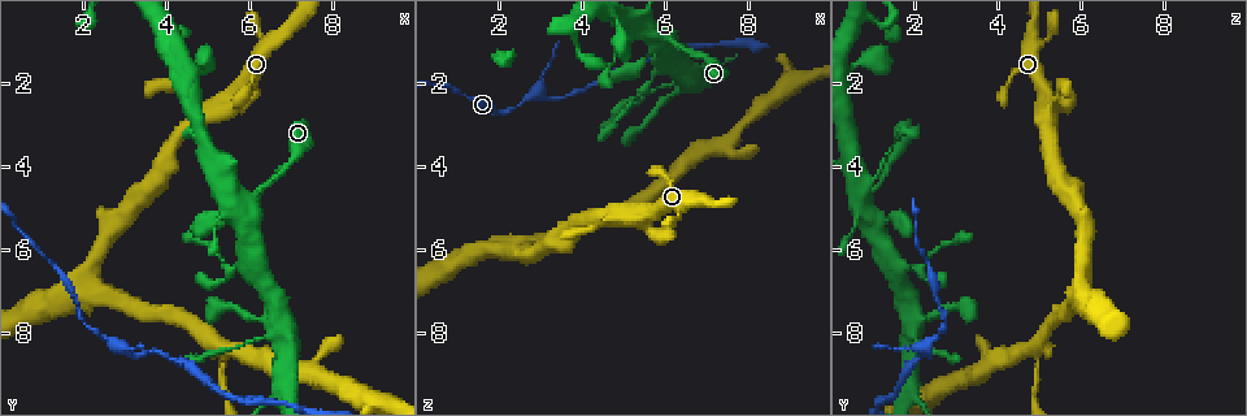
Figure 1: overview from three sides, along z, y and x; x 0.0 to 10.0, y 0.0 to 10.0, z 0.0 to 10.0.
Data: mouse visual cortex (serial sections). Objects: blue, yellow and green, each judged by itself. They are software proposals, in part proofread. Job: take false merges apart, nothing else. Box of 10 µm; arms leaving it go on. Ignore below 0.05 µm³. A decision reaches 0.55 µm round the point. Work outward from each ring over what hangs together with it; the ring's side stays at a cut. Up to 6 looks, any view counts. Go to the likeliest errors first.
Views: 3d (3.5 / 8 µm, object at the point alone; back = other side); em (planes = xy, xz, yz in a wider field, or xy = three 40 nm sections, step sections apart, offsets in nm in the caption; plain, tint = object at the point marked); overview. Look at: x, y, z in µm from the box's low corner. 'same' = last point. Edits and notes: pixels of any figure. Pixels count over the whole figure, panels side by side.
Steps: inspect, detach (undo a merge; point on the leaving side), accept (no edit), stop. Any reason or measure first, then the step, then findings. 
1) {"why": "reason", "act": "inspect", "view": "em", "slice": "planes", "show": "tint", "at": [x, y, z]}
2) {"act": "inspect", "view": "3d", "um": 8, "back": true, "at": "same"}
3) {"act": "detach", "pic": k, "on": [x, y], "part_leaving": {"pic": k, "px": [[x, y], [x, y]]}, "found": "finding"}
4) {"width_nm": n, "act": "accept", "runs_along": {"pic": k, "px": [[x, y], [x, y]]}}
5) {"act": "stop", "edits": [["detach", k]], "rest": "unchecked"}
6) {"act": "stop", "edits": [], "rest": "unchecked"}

{"why": "thick turns thin", "act": "inspect", "view": "3d", "um": 8, "at": [3.35, 8.55, 2.40]}

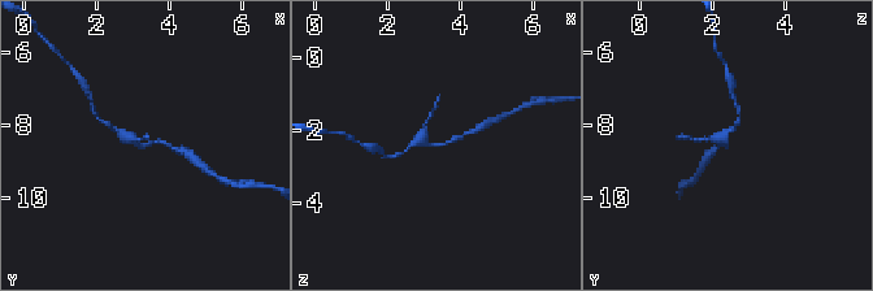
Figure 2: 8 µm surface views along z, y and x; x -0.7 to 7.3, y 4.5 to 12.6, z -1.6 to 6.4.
{"act": "inspect", "view": "3d", "um": 3.5, "at": "same"}

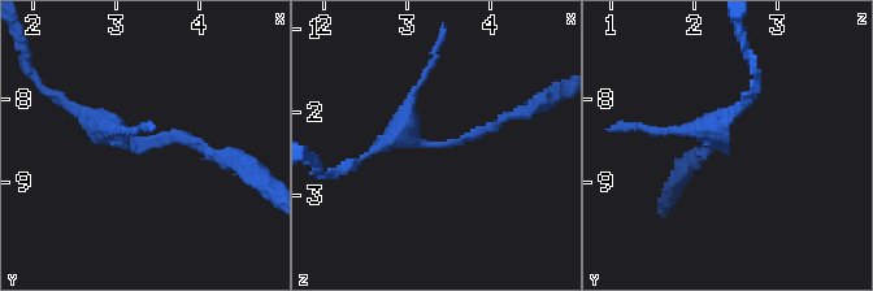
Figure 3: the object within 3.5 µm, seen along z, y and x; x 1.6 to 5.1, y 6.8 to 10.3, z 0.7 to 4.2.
{"arm_widths_nm": [150, 150], "why": "shape alone is not enough", "act": "inspect", "view": "em", "slice": "planes", "show": "tint", "at": [3.35, 8.50, 2.35]}

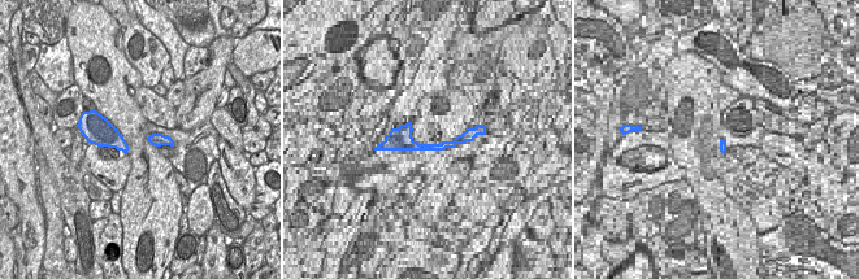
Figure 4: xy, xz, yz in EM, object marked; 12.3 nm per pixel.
{"act": "accept", "runs_along": {"pic": 3, "px": [[75, 111], [127, 143], [176, 134], [220, 155]]}, "found": "all the same cell"}

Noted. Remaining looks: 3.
{"why": "arms run side by side", "act": "inspect", "view": "3d", "um": 3.5, "at": [5.90, 4.85, 0.90]}

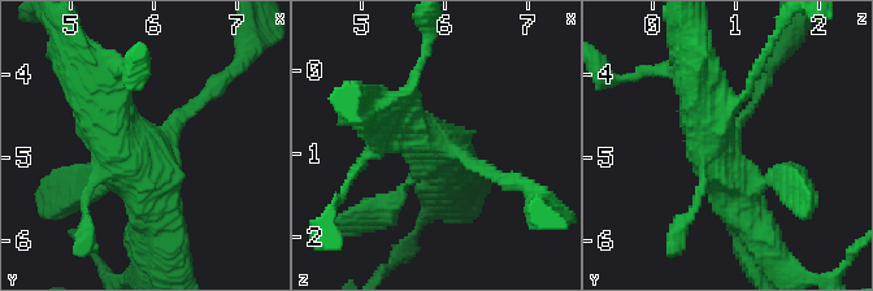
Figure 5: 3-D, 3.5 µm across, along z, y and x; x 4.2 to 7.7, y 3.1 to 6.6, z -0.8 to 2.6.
{"why": "shape alone is not enough", "act": "inspect", "view": "em", "slice": "xy", "step": 5, "show": "tint", "at": [5.90, 4.90, 0.90]}

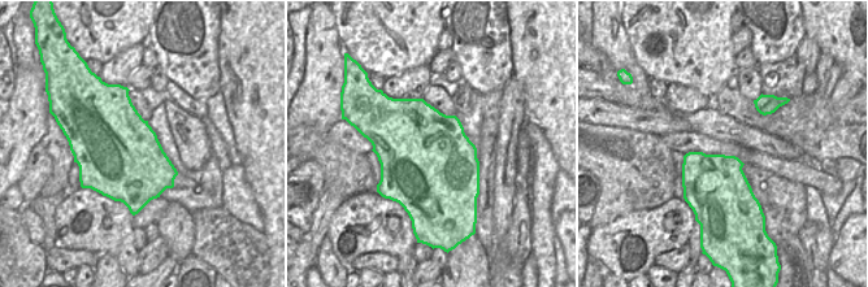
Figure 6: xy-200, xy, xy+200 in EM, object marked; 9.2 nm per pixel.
{"act": "accept", "runs_along": {"pic": 5, "px": [[486, 172], [434, 138], [370, 114]]}, "found": "continuous, no second cell"}

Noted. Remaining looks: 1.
{"act": "stop", "edits": [], "rest": "unchecked"}

